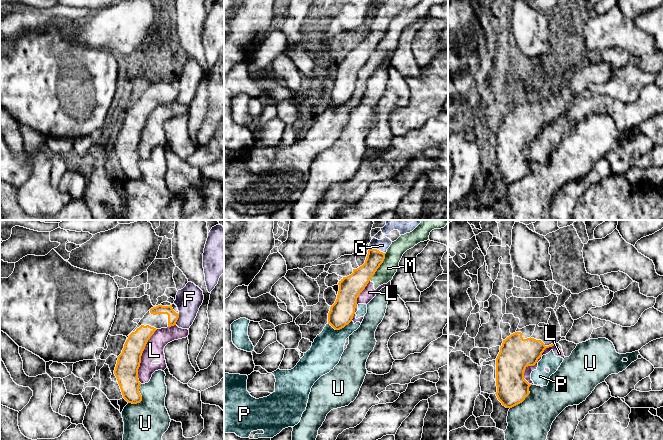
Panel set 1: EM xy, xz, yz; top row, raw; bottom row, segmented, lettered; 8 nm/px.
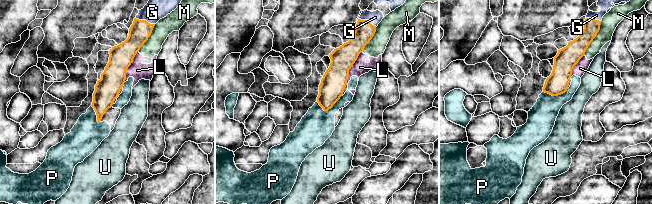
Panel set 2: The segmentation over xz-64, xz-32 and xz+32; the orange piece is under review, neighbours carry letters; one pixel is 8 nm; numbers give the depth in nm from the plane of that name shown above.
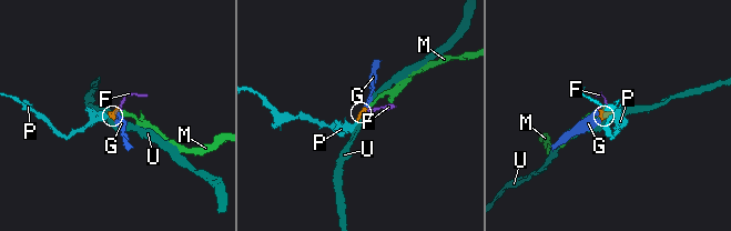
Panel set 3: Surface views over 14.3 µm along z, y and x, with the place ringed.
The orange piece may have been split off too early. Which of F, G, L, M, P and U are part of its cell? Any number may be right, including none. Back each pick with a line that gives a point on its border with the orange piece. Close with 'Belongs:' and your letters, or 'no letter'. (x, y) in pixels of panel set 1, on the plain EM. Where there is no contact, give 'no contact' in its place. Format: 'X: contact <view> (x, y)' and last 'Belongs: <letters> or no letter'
G: contact xz (376, 25)
Belongs: G

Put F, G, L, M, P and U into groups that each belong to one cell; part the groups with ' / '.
F / G / L M P / U

